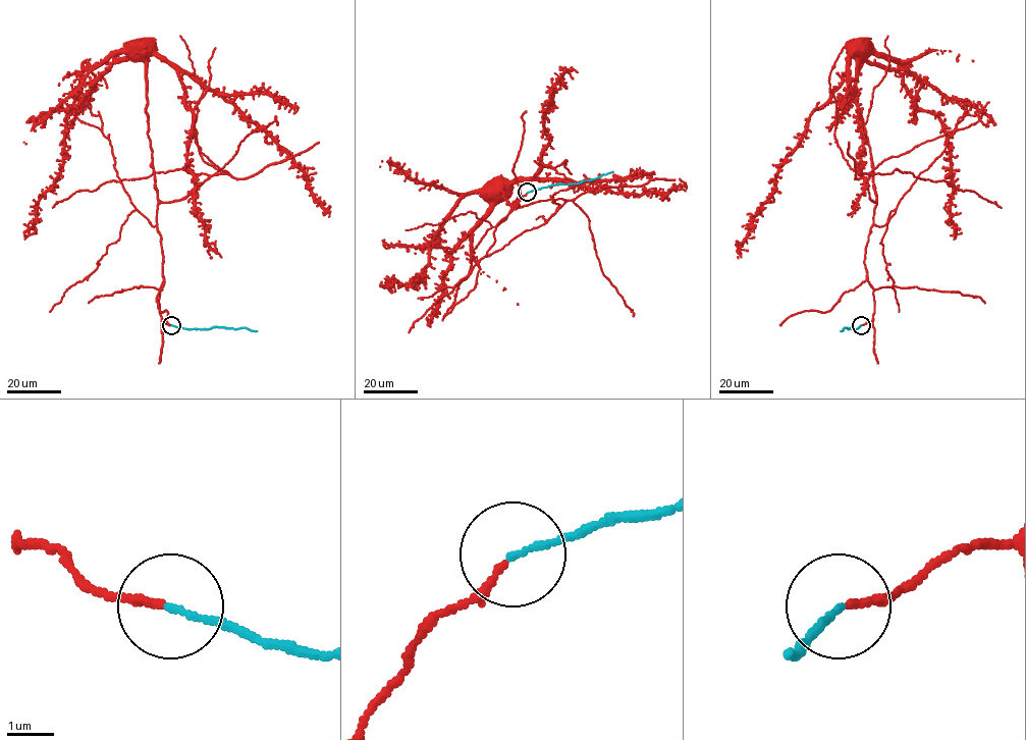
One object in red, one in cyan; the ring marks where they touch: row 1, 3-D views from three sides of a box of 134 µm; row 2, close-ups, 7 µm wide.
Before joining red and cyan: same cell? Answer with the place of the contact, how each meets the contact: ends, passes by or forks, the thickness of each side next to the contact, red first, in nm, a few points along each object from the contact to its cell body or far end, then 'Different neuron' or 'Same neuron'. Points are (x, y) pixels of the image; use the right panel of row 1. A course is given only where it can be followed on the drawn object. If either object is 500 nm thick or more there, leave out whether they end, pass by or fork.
Place: (861, 325). At the ring red ends. At the ring cyan ends. Thickness 150 nm (red) against 130 nm. Course of red: (861, 324), (876, 192), (856, 80), (870, 54), (900, 61), (941, 124), (950, 234). Course of cyan: (861, 324), (856, 328), (846, 327), (840, 330). Same neuron

